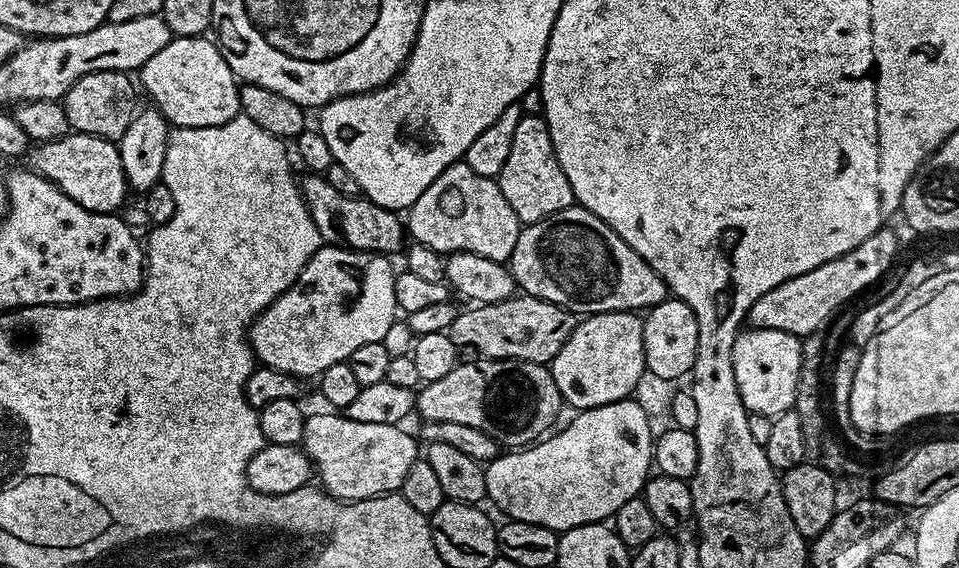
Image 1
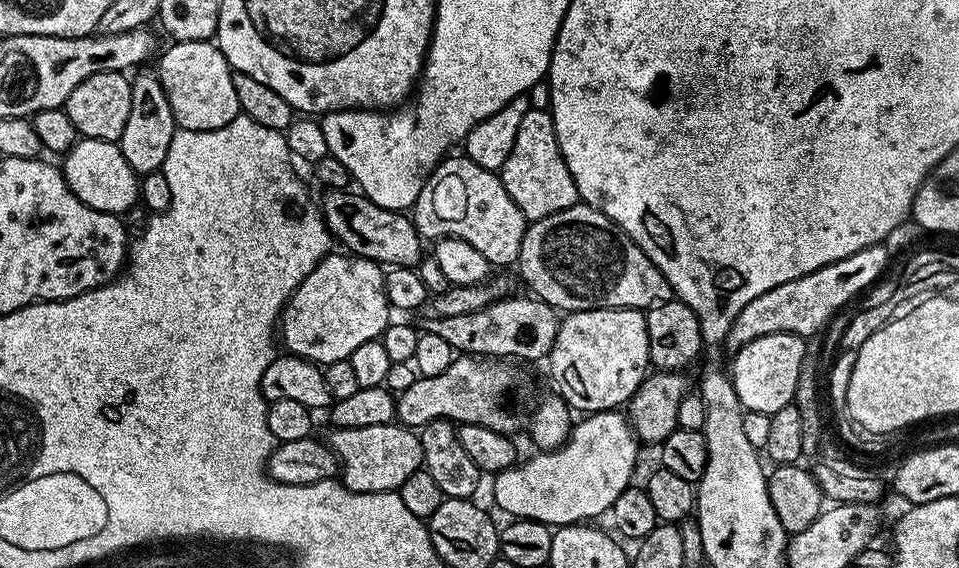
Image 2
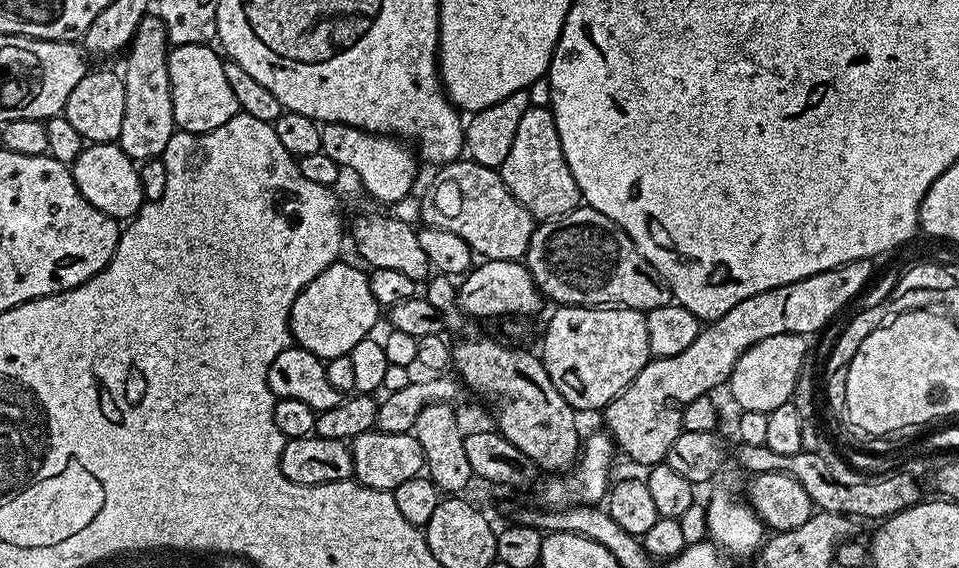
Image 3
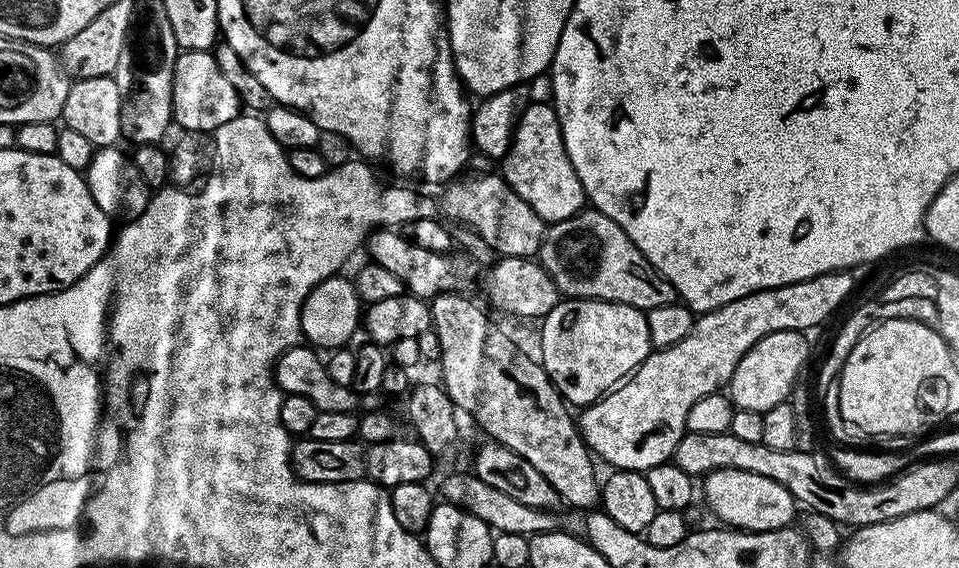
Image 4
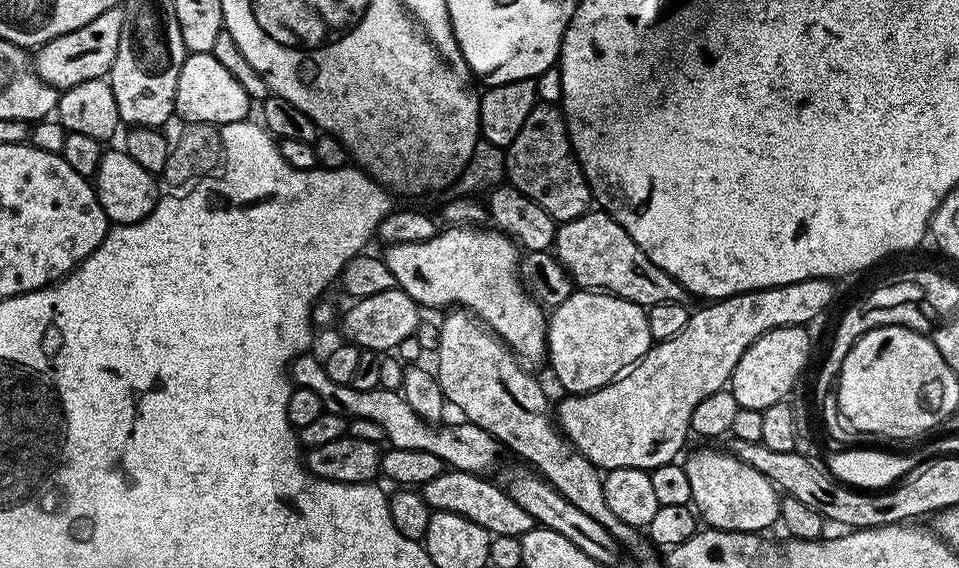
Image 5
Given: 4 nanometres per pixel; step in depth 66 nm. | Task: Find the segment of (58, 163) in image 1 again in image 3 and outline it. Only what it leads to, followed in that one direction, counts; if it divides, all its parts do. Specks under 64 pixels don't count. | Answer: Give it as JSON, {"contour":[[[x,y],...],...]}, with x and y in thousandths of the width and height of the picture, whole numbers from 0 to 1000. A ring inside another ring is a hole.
{"contour":[[[93,252],[73,294],[86,349],[90,349],[90,356],[94,356],[94,363],[106,370],[113,380],[118,380],[123,391],[137,387],[145,373],[146,364],[152,357],[148,342],[148,320],[143,283],[137,282],[125,262],[124,252]]]}

